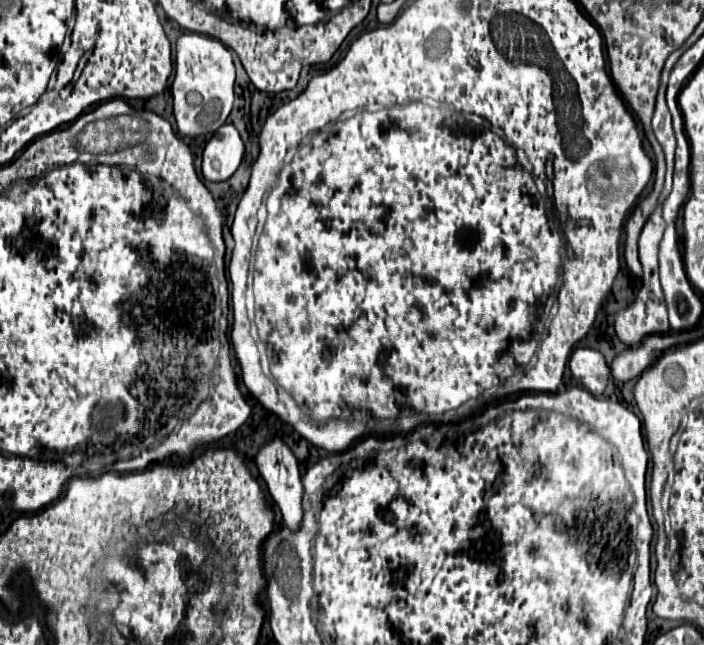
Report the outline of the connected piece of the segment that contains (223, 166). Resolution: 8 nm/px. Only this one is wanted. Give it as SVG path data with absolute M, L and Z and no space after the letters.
M224 124L208 140L202 154L202 176L210 182L228 180L240 166L244 142L232 124Z

